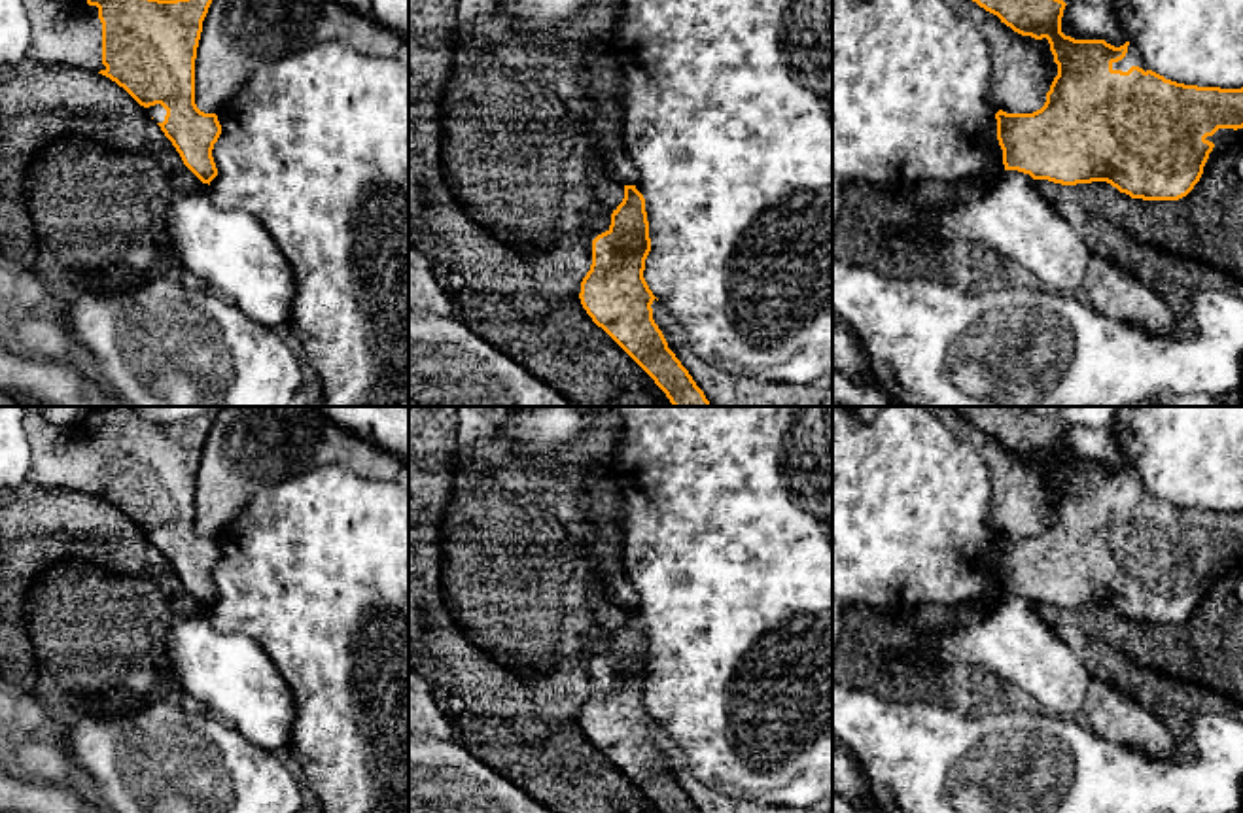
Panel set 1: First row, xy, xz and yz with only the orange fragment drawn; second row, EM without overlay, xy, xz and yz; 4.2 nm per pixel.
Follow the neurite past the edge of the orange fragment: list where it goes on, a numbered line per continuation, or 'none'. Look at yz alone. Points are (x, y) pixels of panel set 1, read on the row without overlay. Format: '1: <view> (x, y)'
1: yz (1223, 562)

